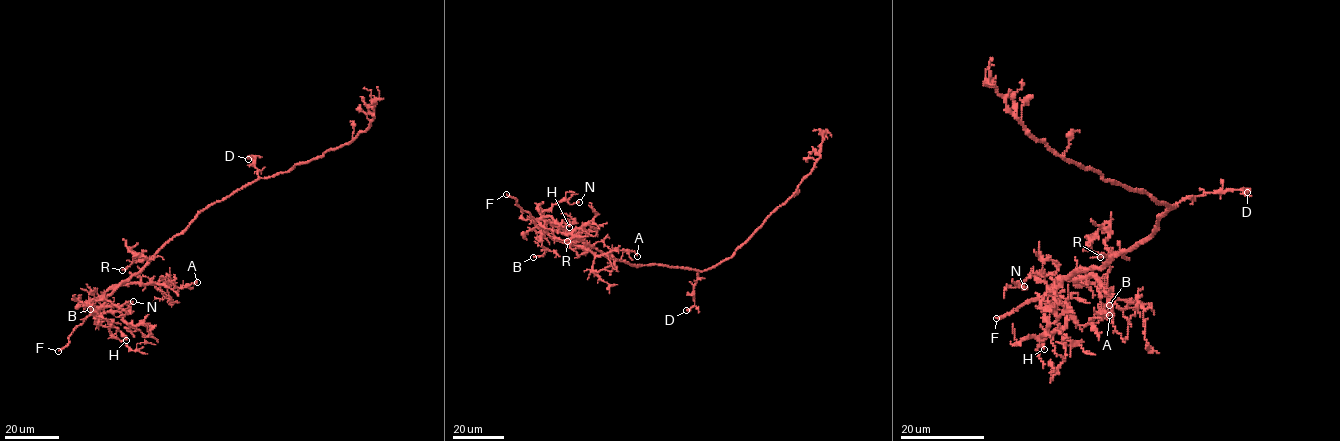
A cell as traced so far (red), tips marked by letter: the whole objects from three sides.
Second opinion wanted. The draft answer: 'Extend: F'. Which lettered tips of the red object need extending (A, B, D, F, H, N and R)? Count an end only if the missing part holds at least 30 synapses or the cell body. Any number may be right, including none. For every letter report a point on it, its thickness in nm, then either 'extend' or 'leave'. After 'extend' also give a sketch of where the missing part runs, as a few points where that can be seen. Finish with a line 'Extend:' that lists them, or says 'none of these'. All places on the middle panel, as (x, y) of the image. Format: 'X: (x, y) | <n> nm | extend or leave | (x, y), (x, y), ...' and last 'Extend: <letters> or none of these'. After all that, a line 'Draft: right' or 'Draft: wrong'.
A: (637, 256) | 110 nm | leave
B: (533, 257) | 140 nm | leave
D: (686, 310) | 170 nm | leave
F: (506, 194) | 220 nm | extend | (506, 194), (496, 186), (472, 182), (460, 185)
H: (569, 227) | 140 nm | leave
N: (579, 202) | 130 nm | leave
R: (567, 241) | 90 nm | leave
Extend: F
Draft: right

